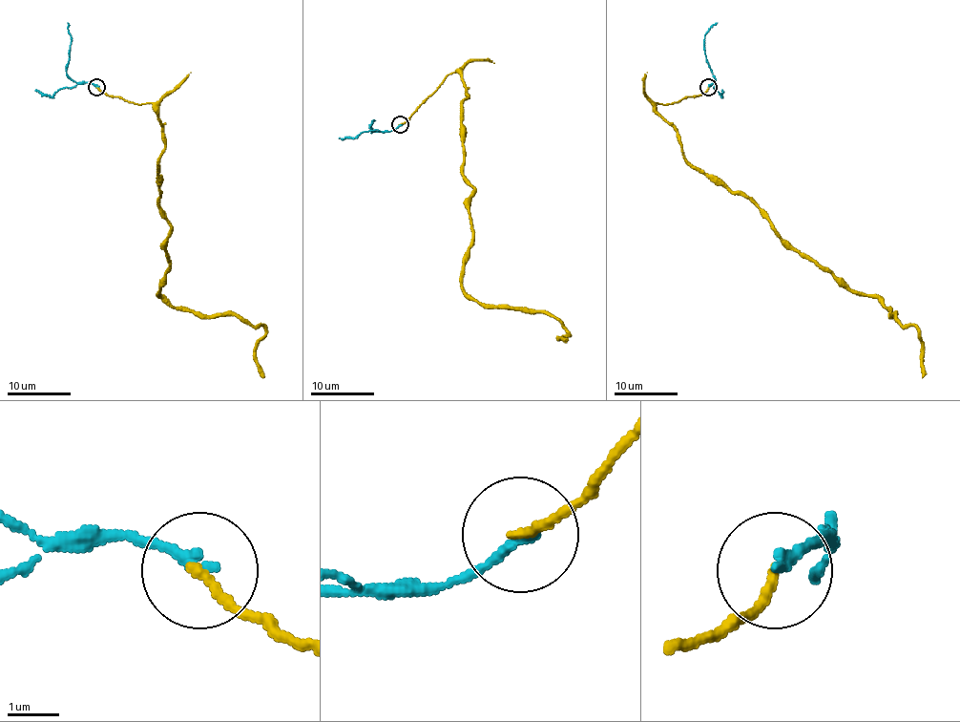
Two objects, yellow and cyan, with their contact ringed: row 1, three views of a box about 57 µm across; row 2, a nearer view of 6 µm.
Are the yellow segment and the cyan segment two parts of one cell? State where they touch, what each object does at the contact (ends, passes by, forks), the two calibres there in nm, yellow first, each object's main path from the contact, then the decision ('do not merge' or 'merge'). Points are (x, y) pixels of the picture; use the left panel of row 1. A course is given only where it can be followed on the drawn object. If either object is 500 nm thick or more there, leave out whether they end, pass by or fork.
at (96, 87); yellow ends there; cyan ends there; 180 nm thick on the yellow side, 200 nm on the other; yellow runs (96, 87), (149, 103), (161, 127), (158, 202), (170, 236), (158, 295), (260, 326), (262, 378); cyan runs (96, 87), (88, 82), (73, 80), (66, 73), (71, 34), (68, 23); merge

